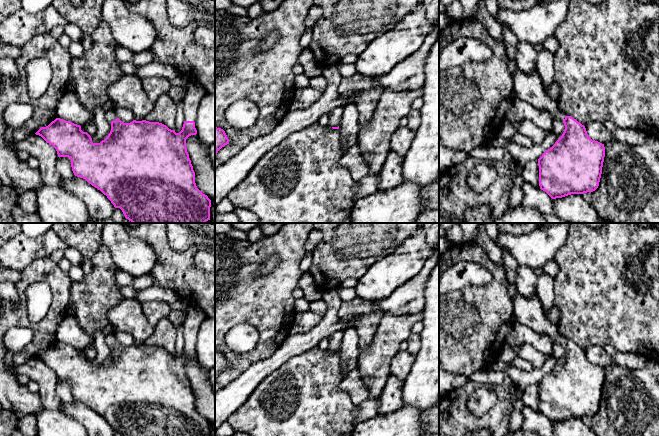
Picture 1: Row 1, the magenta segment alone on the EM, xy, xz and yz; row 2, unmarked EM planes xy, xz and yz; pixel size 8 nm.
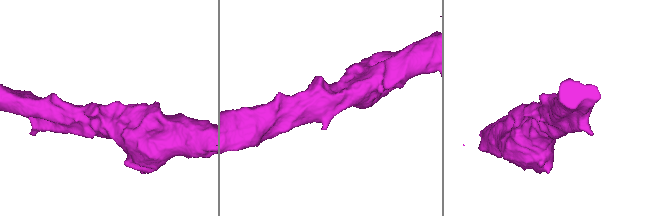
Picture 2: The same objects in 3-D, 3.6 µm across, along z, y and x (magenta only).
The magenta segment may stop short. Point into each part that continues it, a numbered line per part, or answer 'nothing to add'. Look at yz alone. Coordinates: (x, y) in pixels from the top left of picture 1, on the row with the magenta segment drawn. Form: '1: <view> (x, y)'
1: yz (529, 87)

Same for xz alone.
1: xz (335, 116)

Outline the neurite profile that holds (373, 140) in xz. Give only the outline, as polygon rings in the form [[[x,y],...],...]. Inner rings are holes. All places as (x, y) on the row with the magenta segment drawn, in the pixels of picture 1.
[[[423,89],[383,90],[371,122],[360,129],[357,145],[369,165],[368,175],[379,175],[391,152],[392,134],[400,127],[400,121],[411,112],[411,104],[420,98]]]

